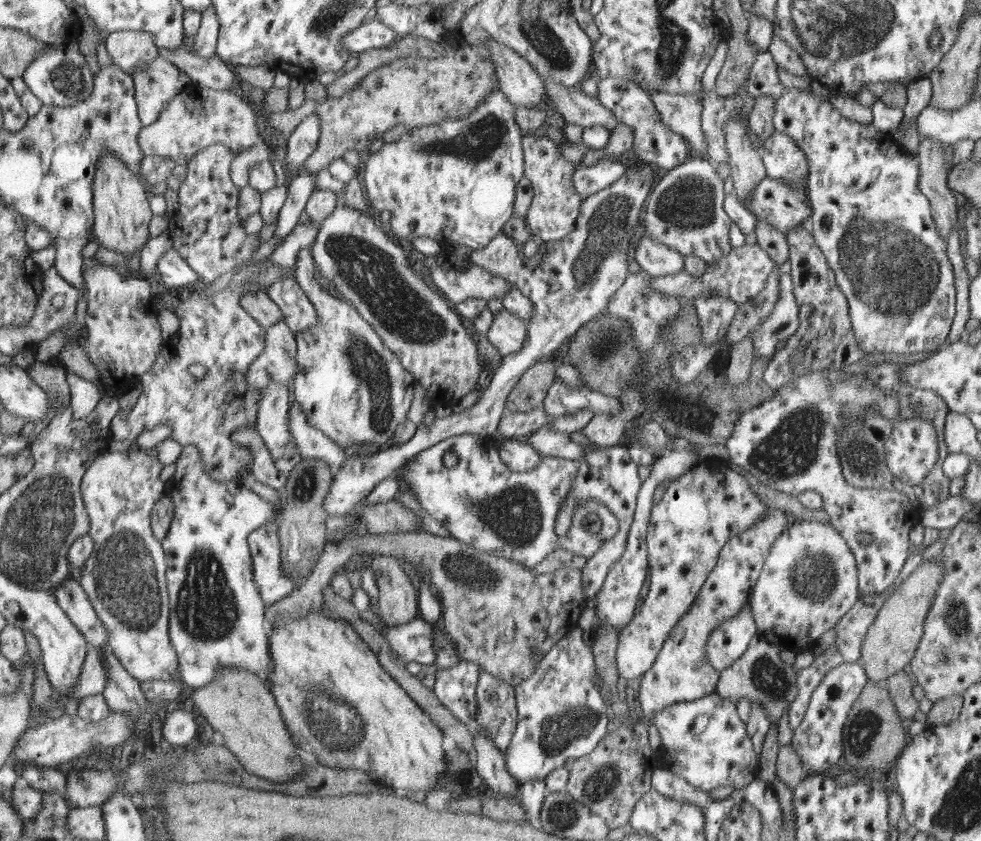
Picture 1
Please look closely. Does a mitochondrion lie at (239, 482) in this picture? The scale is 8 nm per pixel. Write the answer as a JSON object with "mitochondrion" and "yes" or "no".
{"mitochondrion":"no"}

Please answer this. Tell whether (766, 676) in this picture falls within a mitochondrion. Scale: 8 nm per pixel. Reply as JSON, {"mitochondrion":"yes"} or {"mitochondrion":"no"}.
{"mitochondrion":"yes"}

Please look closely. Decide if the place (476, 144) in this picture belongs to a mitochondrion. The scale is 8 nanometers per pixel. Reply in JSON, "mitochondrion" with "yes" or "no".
{"mitochondrion":"yes"}

